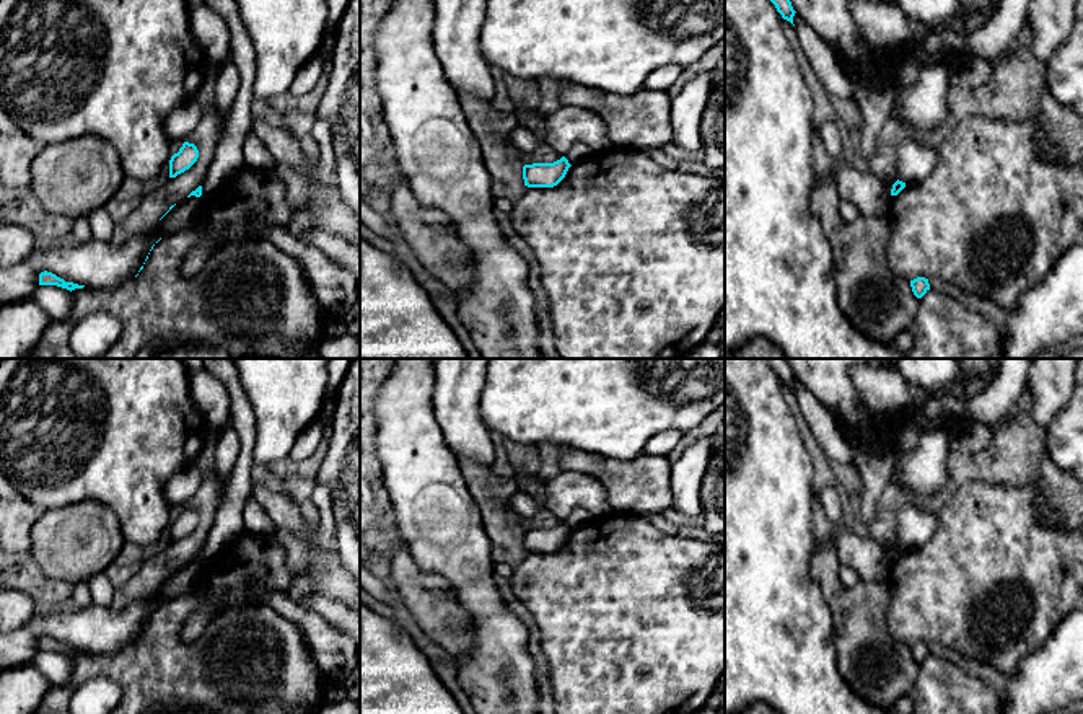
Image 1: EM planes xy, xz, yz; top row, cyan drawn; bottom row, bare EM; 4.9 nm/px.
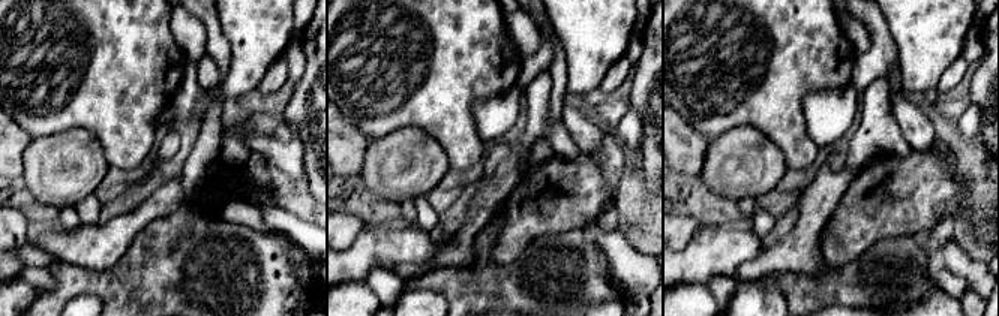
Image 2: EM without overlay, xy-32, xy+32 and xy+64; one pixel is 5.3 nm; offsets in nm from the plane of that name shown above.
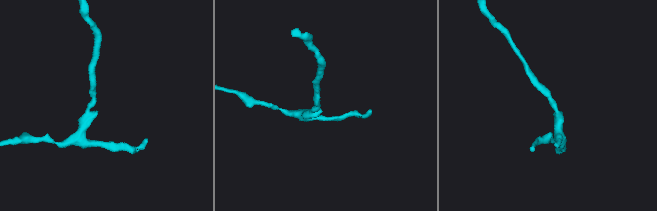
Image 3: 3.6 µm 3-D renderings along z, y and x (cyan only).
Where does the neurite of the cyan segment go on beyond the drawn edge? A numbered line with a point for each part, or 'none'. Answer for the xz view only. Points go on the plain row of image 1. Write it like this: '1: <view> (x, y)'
none

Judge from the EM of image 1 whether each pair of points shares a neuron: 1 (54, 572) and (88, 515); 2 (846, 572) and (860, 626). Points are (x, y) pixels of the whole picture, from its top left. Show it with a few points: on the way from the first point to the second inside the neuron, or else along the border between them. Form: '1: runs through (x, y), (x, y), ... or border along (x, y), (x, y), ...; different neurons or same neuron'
1: runs through (54, 556), (54, 542), (72, 524); same neuron
2: border along (839, 564), (839, 579), (846, 586), (855, 586); different neurons

